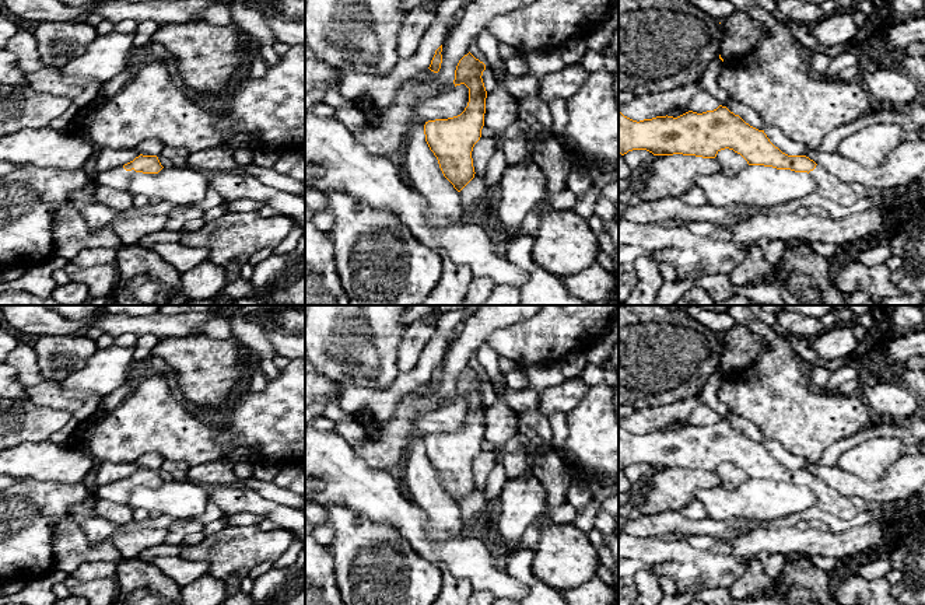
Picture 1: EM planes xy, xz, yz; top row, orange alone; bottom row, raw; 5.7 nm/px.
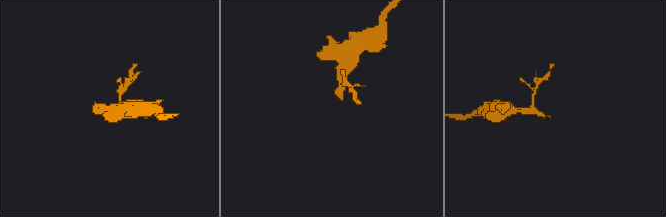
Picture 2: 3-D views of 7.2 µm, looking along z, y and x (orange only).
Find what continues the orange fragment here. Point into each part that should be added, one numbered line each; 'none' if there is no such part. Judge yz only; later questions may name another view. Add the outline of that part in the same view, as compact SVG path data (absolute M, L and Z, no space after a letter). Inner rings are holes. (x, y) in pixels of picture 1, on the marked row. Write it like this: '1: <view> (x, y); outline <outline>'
1: yz (829, 186); outline M816 165L809 175L816 183L814 193L819 196L833 200L838 206L844 207L849 207L856 203L858 196L851 185L841 182L821 165Z

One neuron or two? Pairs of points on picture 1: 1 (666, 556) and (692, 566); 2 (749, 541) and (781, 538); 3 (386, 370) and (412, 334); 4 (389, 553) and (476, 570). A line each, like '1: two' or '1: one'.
1: one
2: one
3: two
4: two

